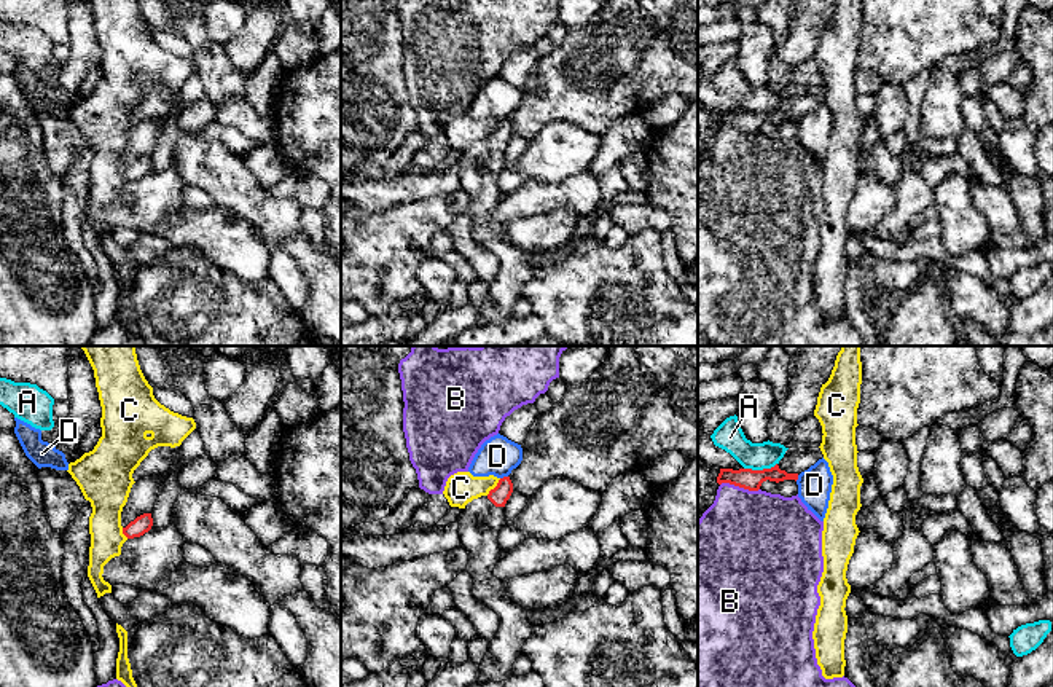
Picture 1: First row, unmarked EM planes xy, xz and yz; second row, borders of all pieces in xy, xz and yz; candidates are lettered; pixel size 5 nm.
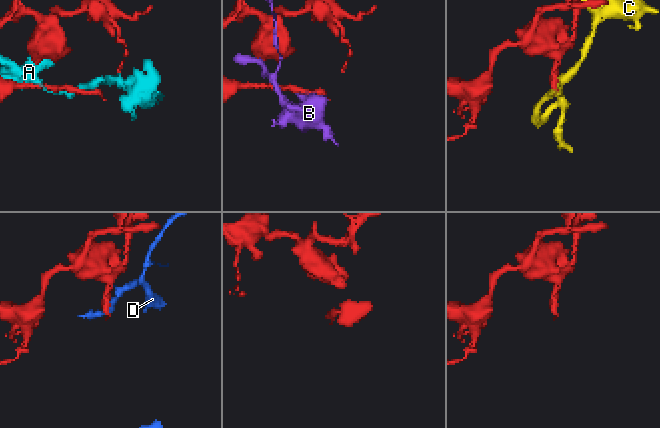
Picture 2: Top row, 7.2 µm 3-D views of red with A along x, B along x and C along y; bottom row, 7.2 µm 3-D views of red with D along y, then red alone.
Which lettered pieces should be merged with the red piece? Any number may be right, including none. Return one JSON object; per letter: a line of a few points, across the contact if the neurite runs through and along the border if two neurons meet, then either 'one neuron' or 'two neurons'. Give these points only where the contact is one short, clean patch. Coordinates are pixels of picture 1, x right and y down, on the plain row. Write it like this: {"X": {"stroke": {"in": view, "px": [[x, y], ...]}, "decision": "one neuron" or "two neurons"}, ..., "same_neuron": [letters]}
{"A": {"decision": "two neurons"}, "B": {"decision": "two neurons"}, "C": {"stroke": {"in": "xz", "px": [[501, 121], [486, 137]]}, "decision": "two neurons"}, "D": {"stroke": {"in": "xz", "px": [[507, 118], [501, 121]]}, "decision": "two neurons"}, "same_neuron": []}

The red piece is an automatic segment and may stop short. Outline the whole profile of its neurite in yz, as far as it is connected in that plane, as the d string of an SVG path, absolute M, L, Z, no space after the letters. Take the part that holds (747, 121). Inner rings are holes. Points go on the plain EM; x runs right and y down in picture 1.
M776 107L771 112L763 113L752 113L752 112L720 112L720 116L717 120L717 126L730 126L749 134L758 134L763 124L784 124L784 123L798 123L798 116L787 116L785 113L781 113Z

